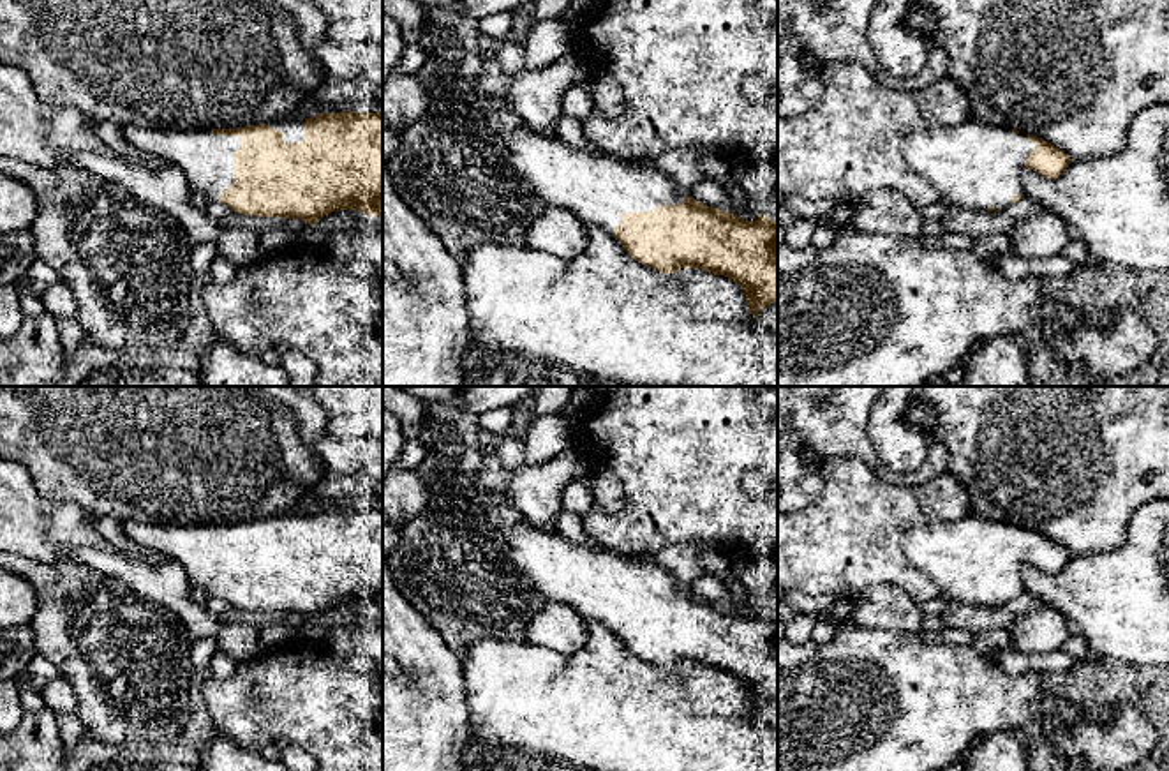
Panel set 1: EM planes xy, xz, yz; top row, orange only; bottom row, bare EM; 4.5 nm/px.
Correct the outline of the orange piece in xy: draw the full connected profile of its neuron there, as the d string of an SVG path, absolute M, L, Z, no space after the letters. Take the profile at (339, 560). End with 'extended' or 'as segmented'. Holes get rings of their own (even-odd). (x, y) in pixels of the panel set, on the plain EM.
M383 508L287 512L236 524L123 520L138 547L176 559L208 598L317 619L335 605L383 612Z; extended

